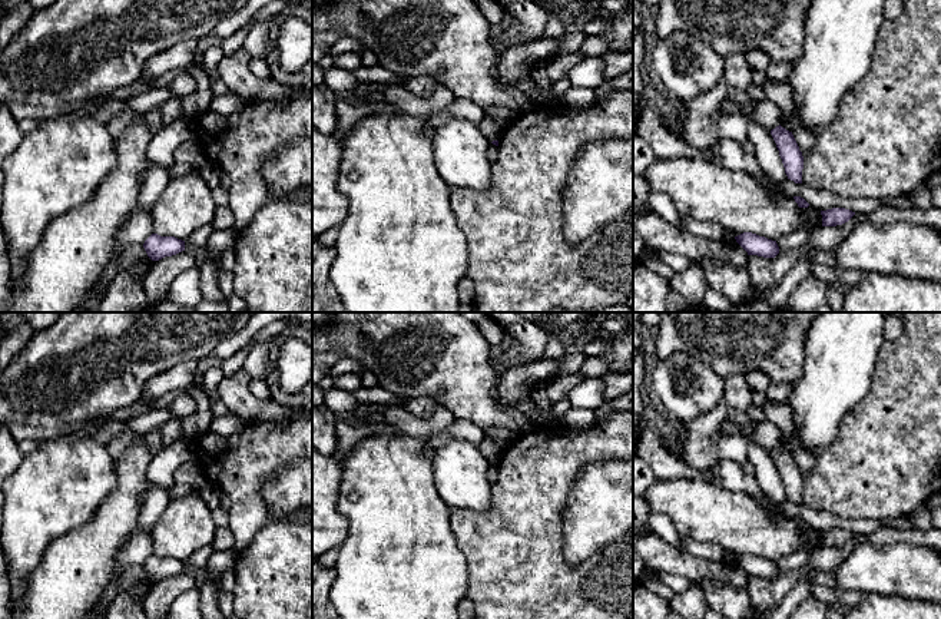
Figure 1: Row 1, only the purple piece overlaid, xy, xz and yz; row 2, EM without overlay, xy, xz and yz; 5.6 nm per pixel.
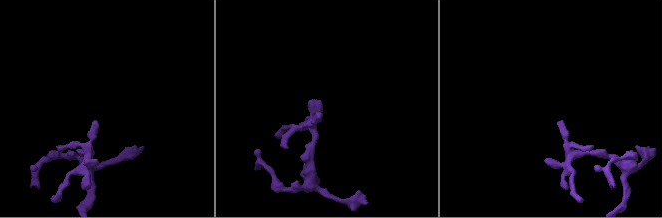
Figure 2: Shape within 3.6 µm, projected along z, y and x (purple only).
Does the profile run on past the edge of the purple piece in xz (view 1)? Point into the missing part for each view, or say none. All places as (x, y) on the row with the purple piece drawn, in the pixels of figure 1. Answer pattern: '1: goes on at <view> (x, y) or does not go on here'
1: does not go on here

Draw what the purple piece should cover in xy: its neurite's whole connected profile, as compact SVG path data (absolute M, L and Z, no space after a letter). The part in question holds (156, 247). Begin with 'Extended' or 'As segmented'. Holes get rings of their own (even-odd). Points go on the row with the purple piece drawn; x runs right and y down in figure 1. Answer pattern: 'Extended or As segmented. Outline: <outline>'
As segmented. Outline: M152 234L145 241L143 248L152 261L159 261L165 256L172 256L185 251L185 241L175 236L160 236L158 234Z

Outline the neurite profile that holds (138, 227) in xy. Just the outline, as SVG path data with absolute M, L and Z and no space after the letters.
M140 203L133 209L130 216L125 221L125 224L116 232L116 246L109 258L107 264L100 272L96 285L105 284L109 287L112 279L117 274L117 261L125 246L145 244L145 241L155 234L152 224L152 213L146 211Z

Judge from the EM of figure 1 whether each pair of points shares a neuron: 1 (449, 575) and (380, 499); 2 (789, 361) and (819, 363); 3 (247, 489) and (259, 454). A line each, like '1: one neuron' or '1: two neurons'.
1: one neuron
2: two neurons
3: one neuron

